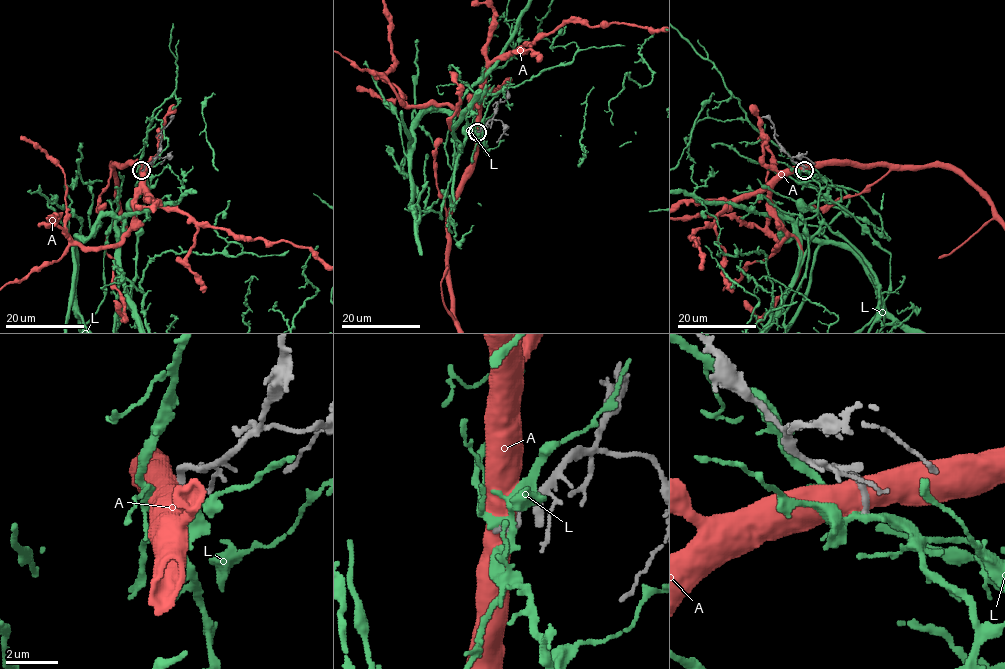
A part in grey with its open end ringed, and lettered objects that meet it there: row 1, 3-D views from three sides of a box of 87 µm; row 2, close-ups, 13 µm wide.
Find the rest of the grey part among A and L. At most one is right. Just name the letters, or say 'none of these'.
none of these

